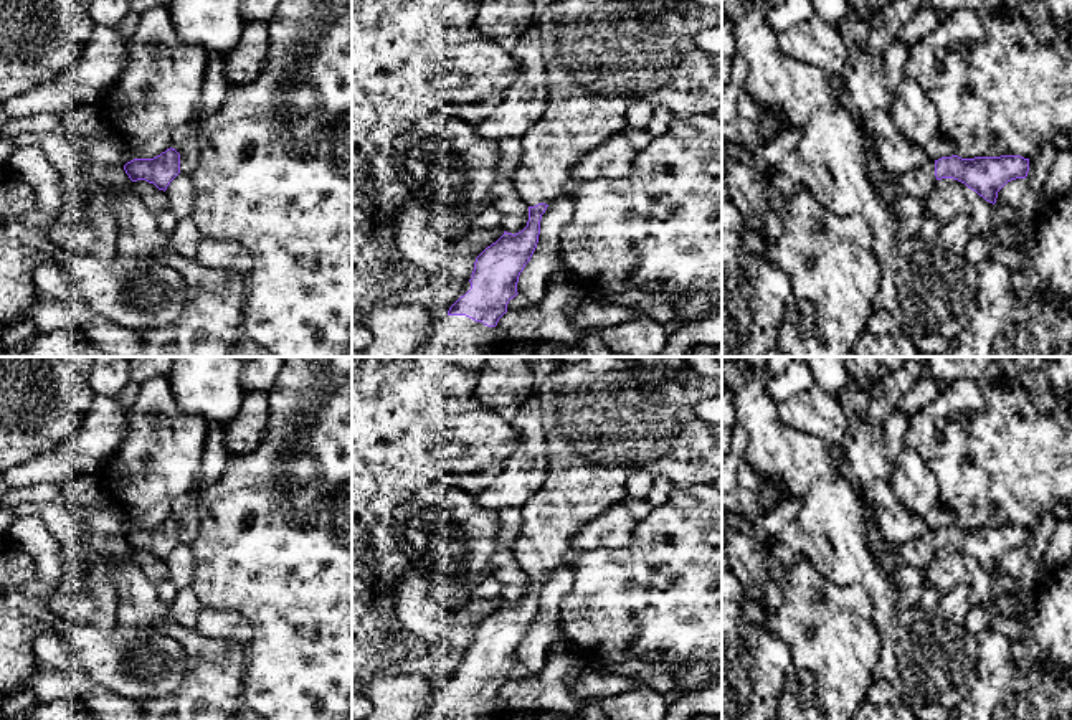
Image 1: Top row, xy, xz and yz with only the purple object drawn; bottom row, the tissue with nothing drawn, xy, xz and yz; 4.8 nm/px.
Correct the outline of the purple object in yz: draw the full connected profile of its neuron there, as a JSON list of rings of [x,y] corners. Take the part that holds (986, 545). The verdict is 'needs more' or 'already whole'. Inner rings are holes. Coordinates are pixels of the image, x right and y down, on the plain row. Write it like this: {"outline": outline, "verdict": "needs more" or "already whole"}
{"outline": [[[951,525],[928,530],[923,537],[900,543],[889,553],[880,553],[870,543],[869,548],[885,575],[908,563],[927,568],[942,548],[958,550],[994,575],[998,561],[1011,550],[1026,548],[1027,542],[1029,528],[1021,525],[975,528]]], "verdict": "needs more"}

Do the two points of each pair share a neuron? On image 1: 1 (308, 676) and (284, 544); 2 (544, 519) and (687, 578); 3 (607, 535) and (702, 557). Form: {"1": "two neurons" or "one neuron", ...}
{"1": "one neuron", "2": "two neurons", "3": "two neurons"}

